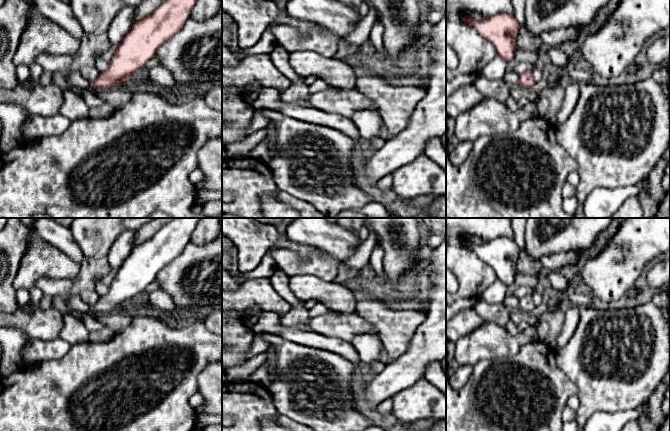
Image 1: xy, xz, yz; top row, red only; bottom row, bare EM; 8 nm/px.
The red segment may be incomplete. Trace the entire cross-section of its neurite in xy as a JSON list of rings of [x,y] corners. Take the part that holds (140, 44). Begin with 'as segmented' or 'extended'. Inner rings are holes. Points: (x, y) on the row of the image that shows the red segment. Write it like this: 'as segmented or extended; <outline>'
extended; [[[166,0],[156,10],[132,24],[115,49],[106,71],[91,84],[98,97],[99,90],[122,84],[155,57],[159,47],[176,34],[190,19],[197,0]]]

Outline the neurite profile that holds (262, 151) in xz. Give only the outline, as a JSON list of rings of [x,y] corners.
[[[263,139],[251,150],[250,157],[267,164],[271,159],[272,154],[273,154],[272,147],[269,146],[269,143],[266,139]]]

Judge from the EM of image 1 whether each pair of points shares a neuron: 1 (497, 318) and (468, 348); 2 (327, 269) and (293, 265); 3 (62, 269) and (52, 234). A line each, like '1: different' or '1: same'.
1: different
2: same
3: different

